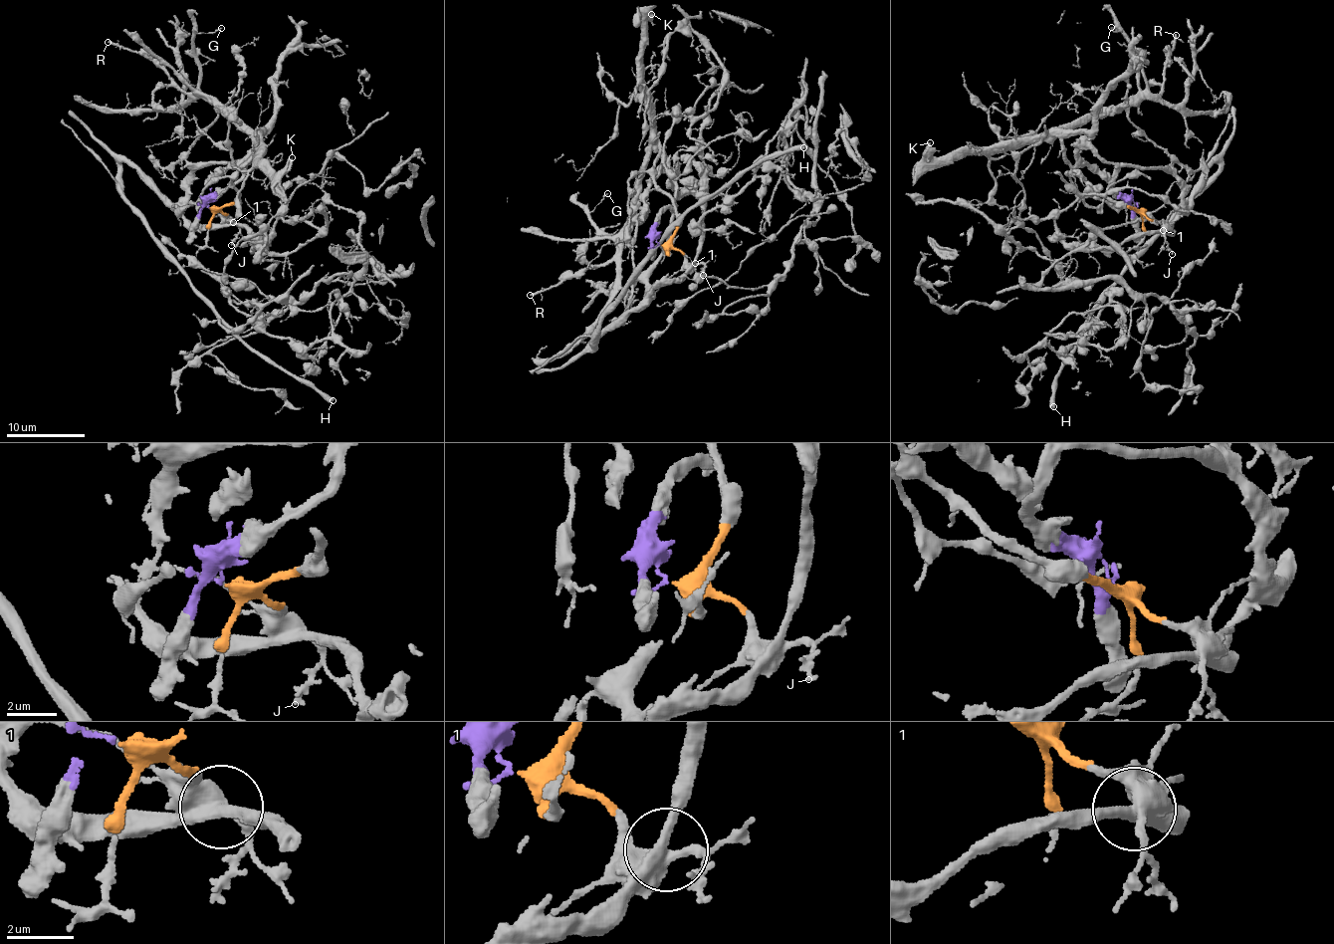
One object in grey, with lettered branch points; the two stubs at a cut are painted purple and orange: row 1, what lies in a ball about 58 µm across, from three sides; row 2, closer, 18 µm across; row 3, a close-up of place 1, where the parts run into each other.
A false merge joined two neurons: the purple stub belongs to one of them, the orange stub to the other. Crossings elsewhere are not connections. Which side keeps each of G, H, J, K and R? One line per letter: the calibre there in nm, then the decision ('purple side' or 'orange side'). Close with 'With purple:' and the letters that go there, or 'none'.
G: calibre 120 nm; orange side
H: calibre 480 nm; purple side
J: calibre 220 nm; orange side
K: calibre 360 nm; orange side
R: calibre 200 nm; orange side
With purple: H

